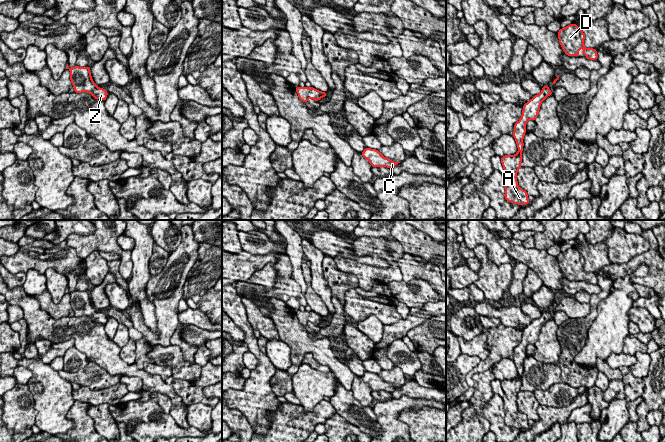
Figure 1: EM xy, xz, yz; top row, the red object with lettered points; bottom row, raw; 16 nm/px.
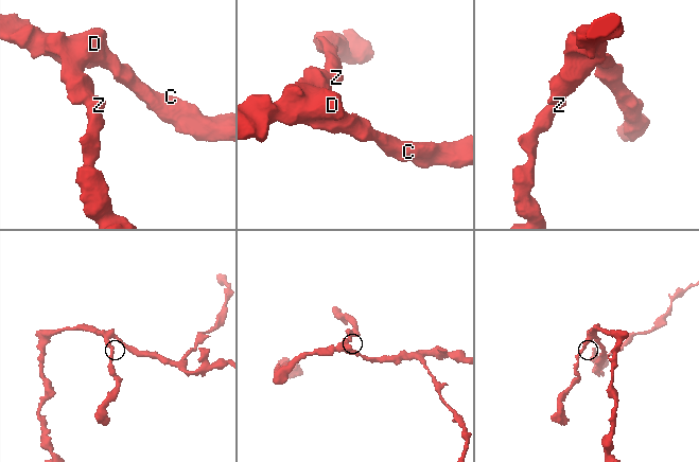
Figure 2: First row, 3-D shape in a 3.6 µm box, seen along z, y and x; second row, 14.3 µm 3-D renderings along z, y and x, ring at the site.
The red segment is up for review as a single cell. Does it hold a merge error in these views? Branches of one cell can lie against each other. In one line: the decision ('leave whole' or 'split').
leave whole

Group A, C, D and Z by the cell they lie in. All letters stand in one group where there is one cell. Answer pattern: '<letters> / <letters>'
A C D Z

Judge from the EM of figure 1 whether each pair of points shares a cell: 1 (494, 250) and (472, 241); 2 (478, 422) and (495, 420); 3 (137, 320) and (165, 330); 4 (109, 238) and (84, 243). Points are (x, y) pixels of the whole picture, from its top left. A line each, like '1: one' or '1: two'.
1: one
2: two
3: one
4: one

